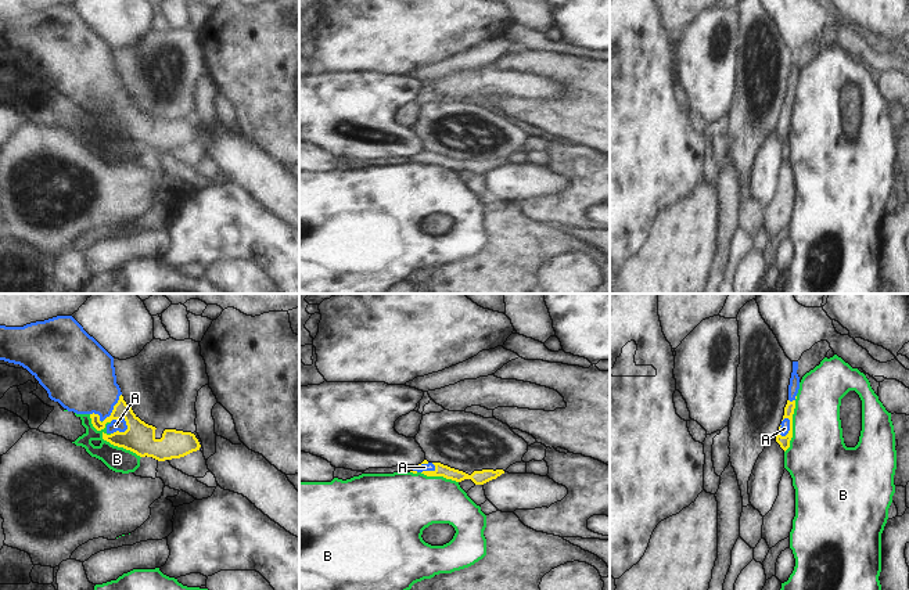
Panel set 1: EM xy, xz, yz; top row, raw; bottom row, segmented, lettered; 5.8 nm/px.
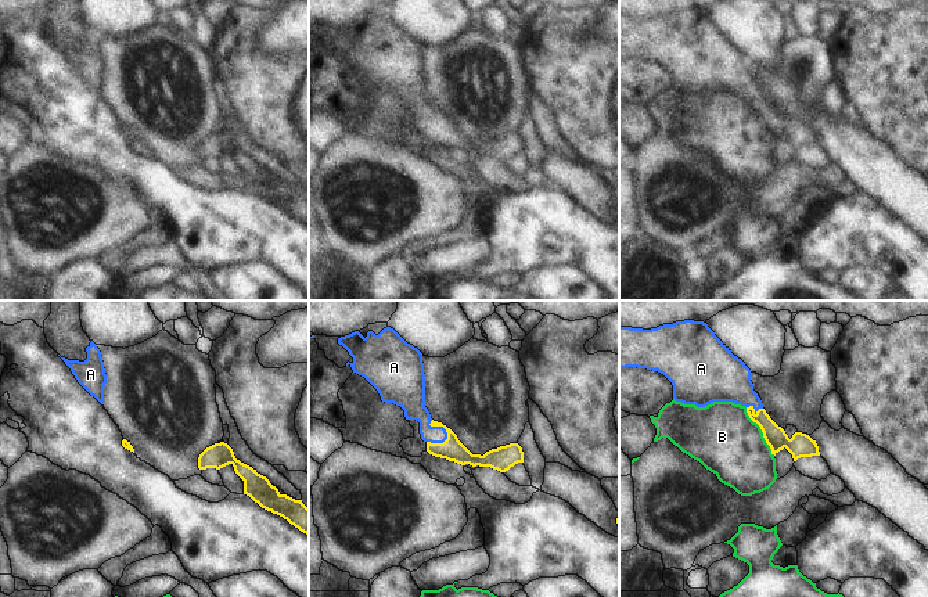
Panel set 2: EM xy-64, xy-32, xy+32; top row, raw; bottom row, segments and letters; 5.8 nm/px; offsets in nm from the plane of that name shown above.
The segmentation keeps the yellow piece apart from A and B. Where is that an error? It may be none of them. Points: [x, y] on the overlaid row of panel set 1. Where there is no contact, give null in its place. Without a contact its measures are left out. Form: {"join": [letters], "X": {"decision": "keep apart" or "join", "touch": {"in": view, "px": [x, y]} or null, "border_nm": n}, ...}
{"join": ["A"], "A": {"decision": "join", "touch": {"in": "xy", "px": [125, 431]}, "border_nm": 130}, "B": {"decision": "keep apart", "touch": {"in": "xy", "px": [110, 442]}, "border_nm": 400}}

